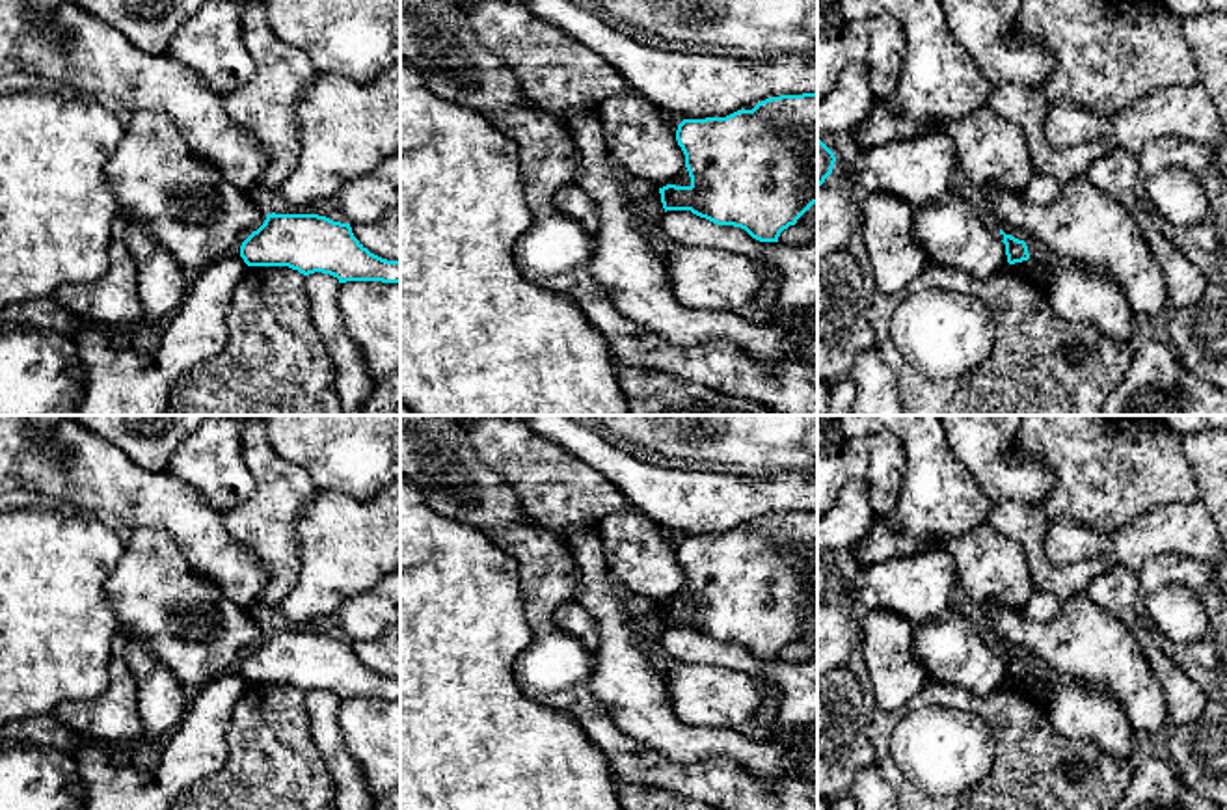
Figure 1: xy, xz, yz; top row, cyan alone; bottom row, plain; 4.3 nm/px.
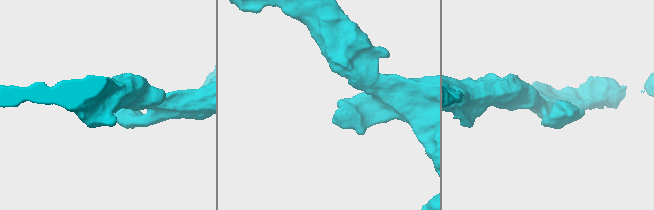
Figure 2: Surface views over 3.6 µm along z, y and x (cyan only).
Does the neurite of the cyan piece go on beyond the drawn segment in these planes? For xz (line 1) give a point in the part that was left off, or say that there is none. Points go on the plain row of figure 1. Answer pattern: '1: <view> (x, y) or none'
1: none

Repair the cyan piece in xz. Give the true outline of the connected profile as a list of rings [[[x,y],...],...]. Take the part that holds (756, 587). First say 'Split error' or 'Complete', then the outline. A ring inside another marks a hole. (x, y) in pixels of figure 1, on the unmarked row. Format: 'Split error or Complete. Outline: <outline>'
Complete. Outline: [[[817,510],[771,514],[726,534],[683,536],[676,557],[685,572],[691,601],[659,605],[665,629],[691,628],[717,642],[741,644],[760,659],[778,659],[780,650],[817,620]]]

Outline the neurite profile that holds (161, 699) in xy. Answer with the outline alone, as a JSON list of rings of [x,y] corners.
[[[140,637],[119,639],[117,654],[127,661],[138,682],[140,739],[162,743],[179,726],[188,708],[184,687],[171,668],[149,655]]]

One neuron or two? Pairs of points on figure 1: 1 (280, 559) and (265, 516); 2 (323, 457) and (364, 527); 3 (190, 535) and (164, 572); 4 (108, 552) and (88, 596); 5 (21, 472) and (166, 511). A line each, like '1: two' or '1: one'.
1: one
2: two
3: two
4: one
5: one

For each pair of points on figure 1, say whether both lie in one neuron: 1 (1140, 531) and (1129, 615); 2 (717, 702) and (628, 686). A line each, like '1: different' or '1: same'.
1: different
2: different

